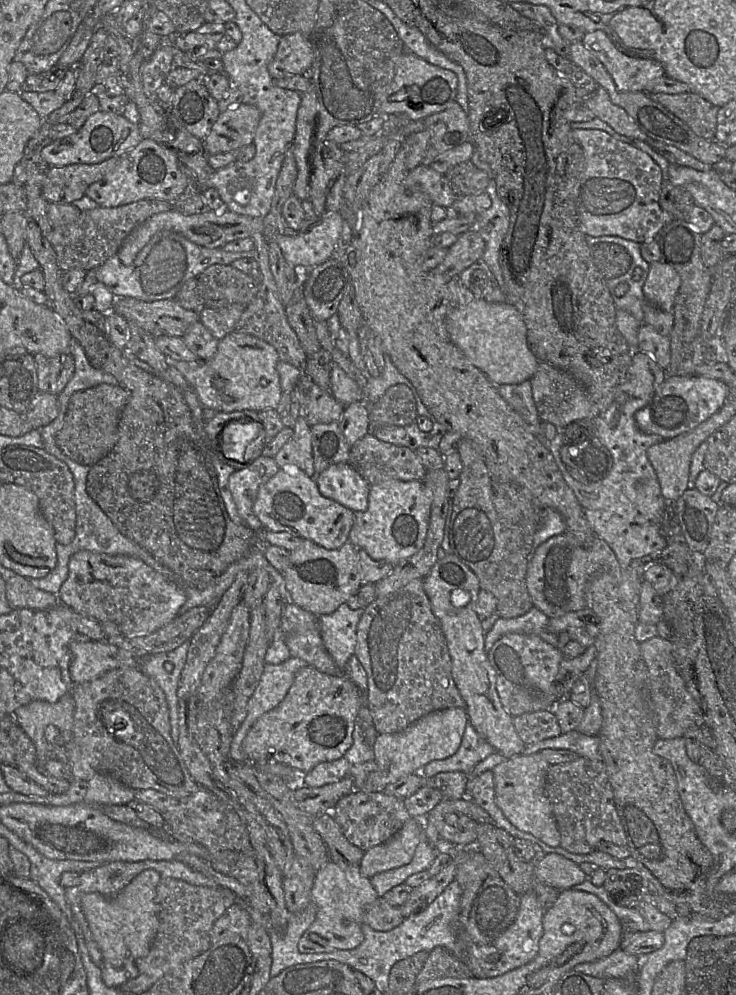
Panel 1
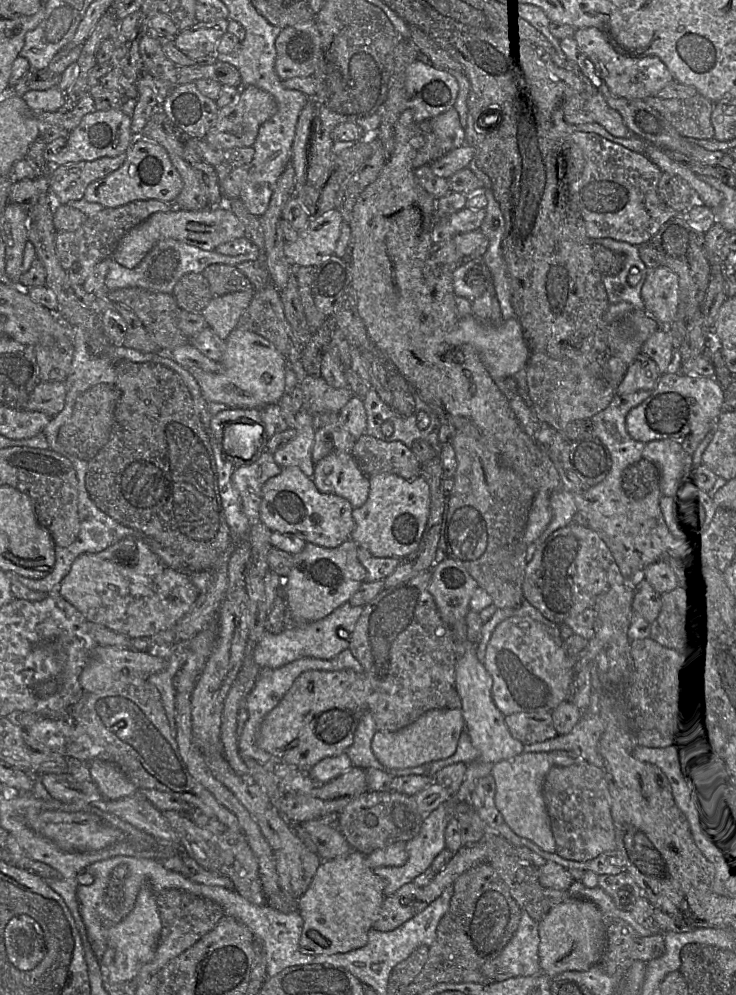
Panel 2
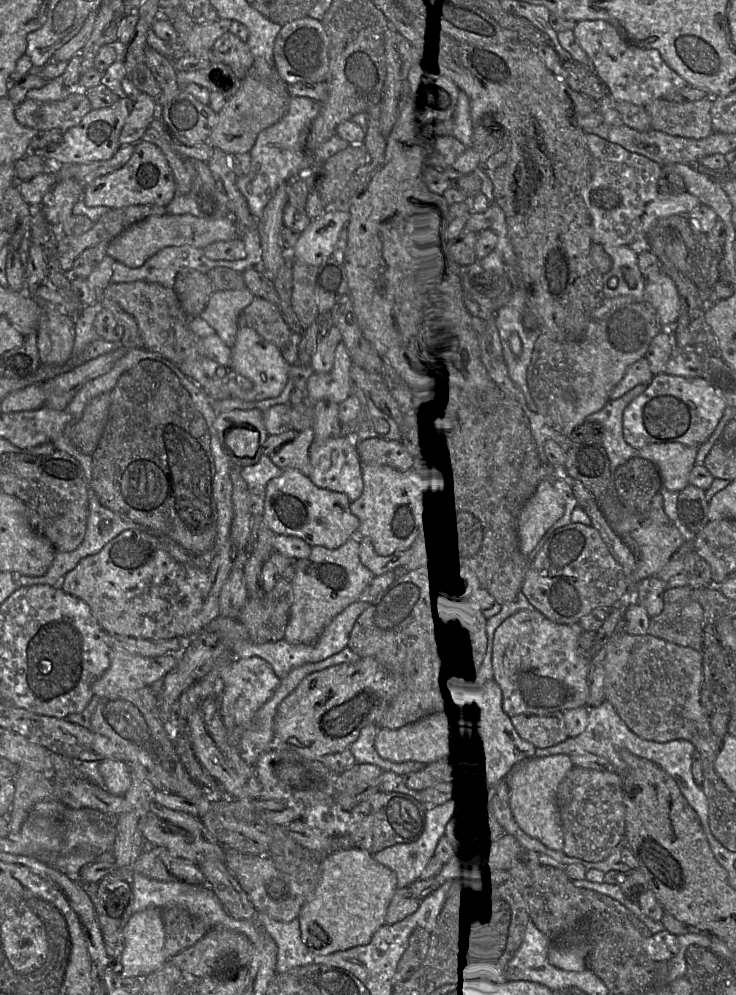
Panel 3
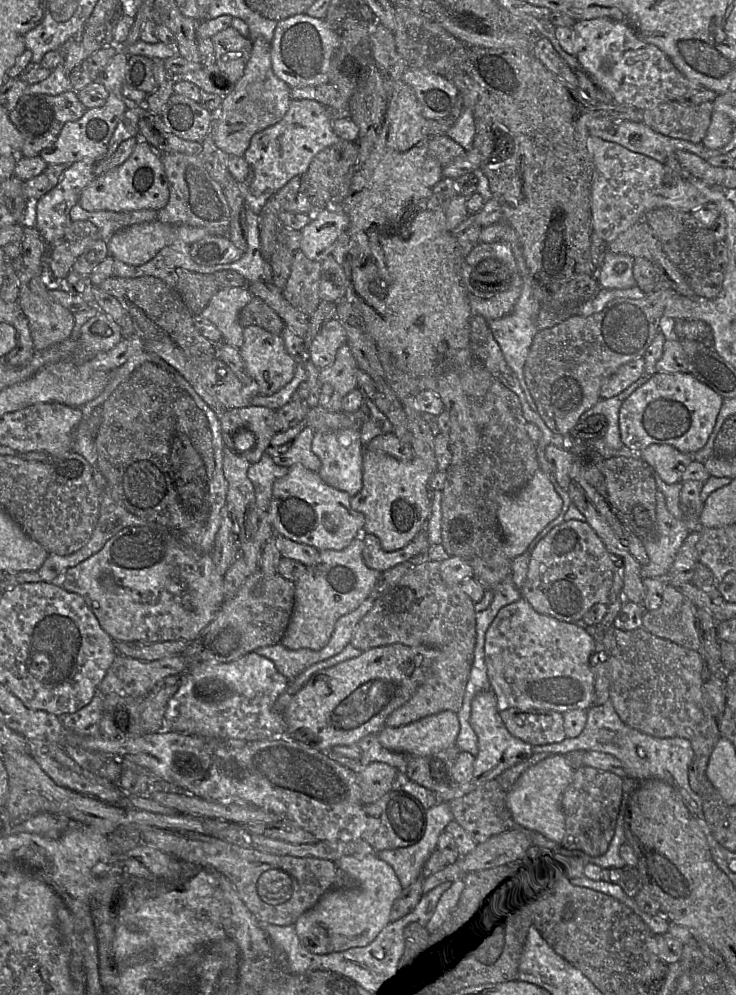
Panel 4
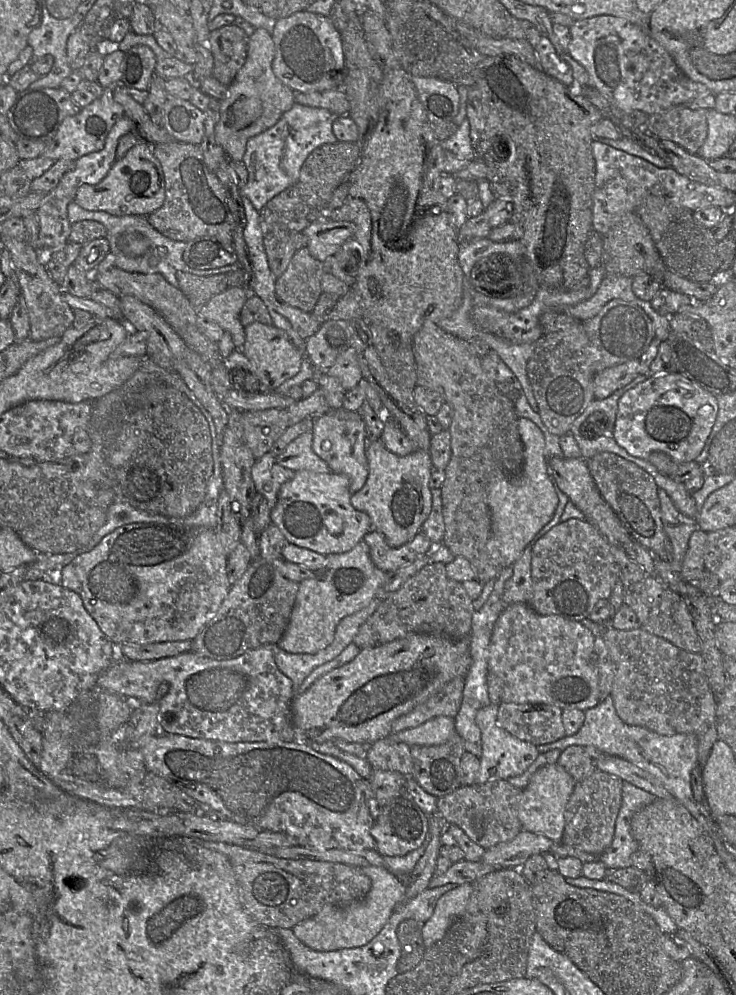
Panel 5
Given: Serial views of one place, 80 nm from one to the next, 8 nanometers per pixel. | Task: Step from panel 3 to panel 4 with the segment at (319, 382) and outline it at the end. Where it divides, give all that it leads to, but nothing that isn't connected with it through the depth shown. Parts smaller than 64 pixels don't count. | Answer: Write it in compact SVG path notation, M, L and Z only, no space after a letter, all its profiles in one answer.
M347 344L341 346L333 364L319 371L320 384L329 384L344 397L357 388L357 364Z

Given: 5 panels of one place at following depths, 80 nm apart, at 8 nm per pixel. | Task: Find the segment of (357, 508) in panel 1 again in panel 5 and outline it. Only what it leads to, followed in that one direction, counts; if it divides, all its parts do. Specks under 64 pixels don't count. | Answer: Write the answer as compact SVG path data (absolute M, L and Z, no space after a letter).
M343 408L332 409L315 418L312 433L312 449L326 462L331 473L344 474L350 480L350 492L358 492L368 476L368 462L365 446L365 423L358 411L347 411Z

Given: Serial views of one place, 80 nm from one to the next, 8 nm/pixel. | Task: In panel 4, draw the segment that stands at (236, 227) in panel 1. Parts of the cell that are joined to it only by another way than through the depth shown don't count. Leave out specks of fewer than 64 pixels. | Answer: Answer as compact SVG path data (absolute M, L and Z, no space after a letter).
M154 220L120 229L107 241L107 249L113 259L139 266L151 260L165 246L175 242L191 245L207 235L210 234L203 228Z

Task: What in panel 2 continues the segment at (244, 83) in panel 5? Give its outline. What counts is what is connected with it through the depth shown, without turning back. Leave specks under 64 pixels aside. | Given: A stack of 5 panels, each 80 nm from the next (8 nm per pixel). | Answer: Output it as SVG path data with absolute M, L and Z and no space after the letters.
M246 86L230 104L220 108L216 120L205 136L205 141L223 151L251 147L256 139L259 127L277 111L274 97L255 86Z

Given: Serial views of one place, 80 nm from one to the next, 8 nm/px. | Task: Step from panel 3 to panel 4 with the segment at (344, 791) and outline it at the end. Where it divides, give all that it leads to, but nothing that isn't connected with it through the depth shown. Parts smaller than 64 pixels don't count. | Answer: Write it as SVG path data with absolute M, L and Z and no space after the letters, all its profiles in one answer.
M384 762L363 765L357 774L362 803L366 805L375 802L391 791L393 780L398 773L395 767Z

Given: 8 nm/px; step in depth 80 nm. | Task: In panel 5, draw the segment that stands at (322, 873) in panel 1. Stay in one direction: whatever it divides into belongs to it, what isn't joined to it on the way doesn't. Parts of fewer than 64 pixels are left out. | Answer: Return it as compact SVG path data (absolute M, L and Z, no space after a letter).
M359 867L371 880L371 889L362 899L347 904L326 904L317 914L294 926L294 934L309 948L316 951L334 951L360 947L370 942L389 920L393 910L403 902L405 883L387 867Z

